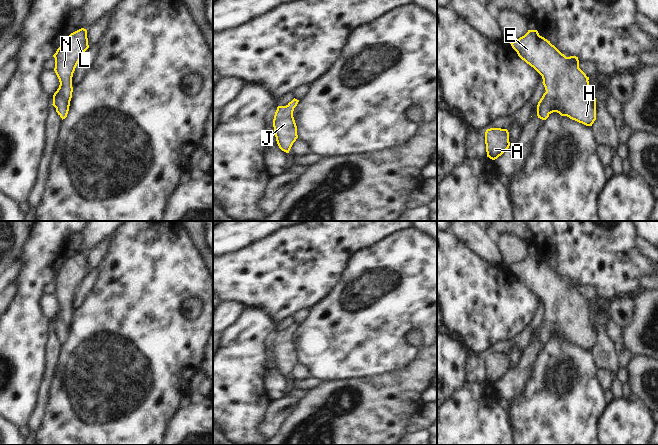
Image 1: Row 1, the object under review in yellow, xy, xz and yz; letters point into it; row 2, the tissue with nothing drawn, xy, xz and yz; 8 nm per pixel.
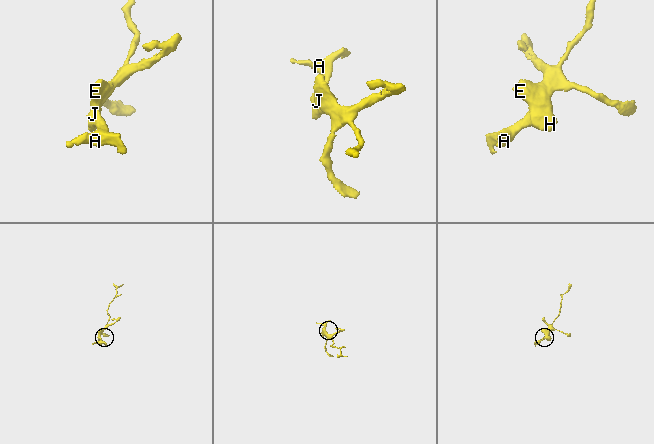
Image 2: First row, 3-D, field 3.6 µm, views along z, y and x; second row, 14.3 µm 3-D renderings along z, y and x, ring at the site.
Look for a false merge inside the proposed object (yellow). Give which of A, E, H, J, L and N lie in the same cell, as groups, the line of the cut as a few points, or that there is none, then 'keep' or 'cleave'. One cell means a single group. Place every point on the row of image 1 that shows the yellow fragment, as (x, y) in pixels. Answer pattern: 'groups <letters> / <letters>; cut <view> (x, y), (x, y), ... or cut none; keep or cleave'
groups A E H J L N; cut none; keep

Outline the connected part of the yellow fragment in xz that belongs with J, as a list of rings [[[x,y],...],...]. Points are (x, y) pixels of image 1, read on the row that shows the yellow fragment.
[[[294,98],[286,106],[278,106],[273,119],[277,144],[286,153],[289,153],[298,138],[297,126],[293,117],[293,111],[298,102],[299,100]]]

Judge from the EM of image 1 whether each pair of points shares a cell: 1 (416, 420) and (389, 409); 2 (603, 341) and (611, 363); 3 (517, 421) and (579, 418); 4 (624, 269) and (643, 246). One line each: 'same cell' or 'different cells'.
1: different cells
2: same cell
3: same cell
4: different cells

